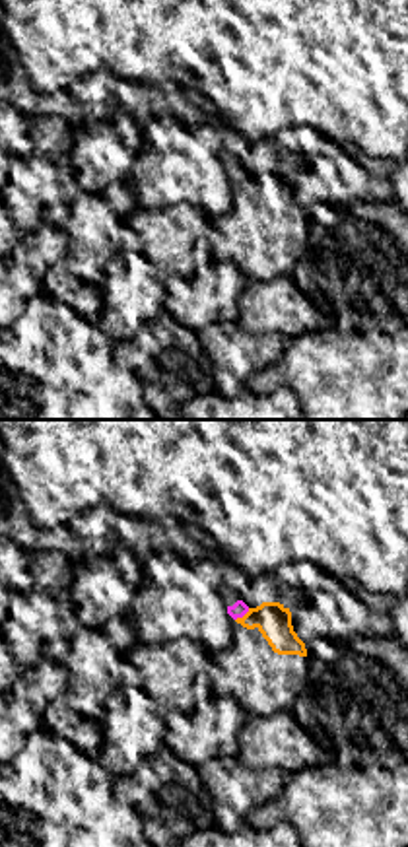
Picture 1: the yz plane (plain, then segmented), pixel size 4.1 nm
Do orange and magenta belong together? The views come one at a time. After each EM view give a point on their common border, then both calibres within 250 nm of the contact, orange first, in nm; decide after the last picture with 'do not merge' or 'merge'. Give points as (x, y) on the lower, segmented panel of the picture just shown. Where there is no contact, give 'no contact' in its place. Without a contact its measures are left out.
contact (243, 616); calibres 140 and 70 nm

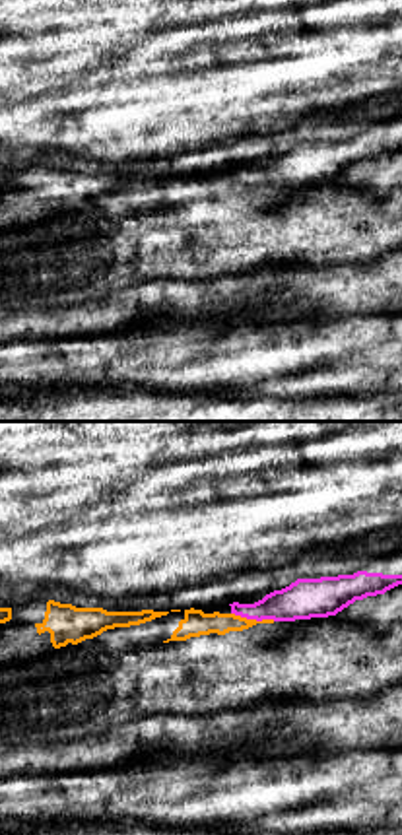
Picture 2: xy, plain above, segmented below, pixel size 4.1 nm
contact (253, 620); calibres 110 and 170 nm

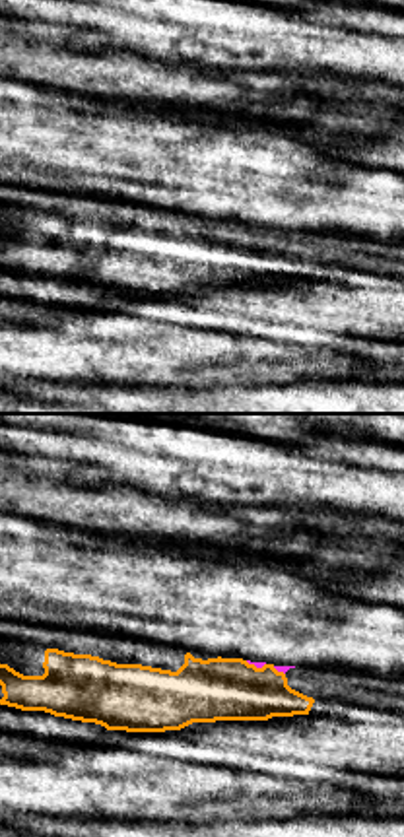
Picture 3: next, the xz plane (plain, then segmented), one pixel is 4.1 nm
contact (253, 665); calibres 260 and 30 nm

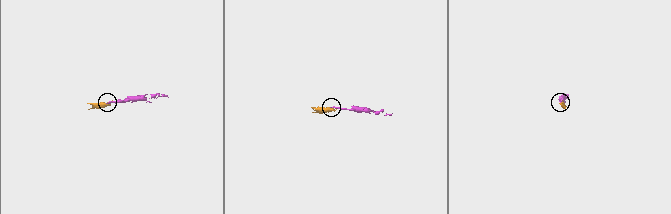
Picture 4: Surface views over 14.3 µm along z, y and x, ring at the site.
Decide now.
do not merge

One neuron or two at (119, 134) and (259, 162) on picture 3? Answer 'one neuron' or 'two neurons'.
one neuron

